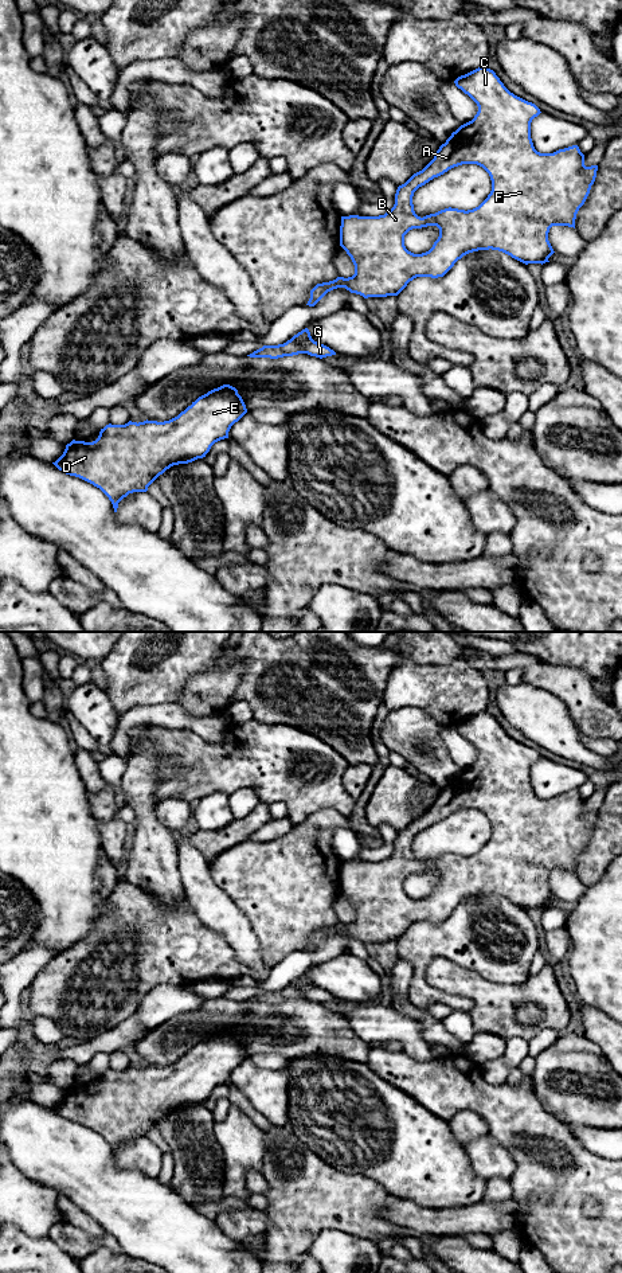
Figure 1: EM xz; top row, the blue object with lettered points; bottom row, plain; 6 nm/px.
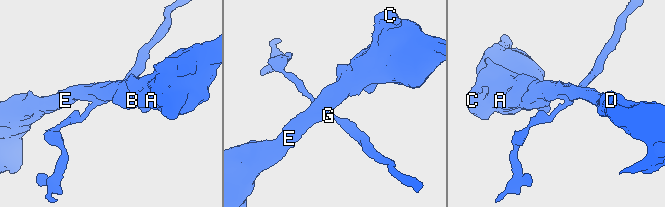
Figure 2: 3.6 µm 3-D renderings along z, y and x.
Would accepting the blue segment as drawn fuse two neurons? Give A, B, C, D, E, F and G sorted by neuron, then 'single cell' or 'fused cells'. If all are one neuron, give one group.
A B C D E F / G | fused cells

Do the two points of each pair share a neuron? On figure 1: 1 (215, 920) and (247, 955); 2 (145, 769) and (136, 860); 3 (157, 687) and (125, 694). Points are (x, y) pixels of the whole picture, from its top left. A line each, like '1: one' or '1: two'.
1: one
2: one
3: one

